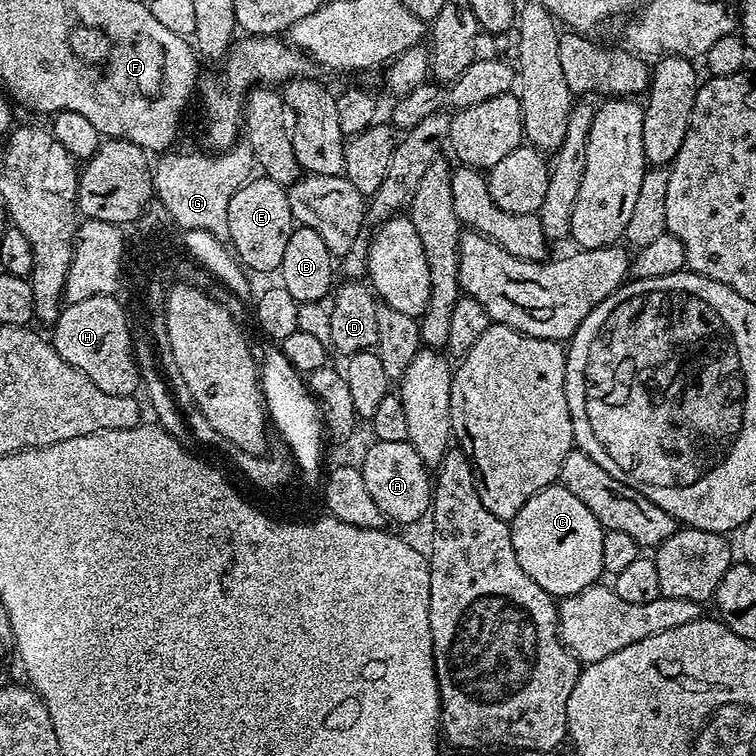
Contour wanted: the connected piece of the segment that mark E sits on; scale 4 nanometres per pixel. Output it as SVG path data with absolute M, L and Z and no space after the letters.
M263 174L241 184L244 185L237 192L235 189L228 198L228 240L231 251L245 269L275 273L282 262L282 254L286 254L286 242L290 242L294 227L288 189Z

